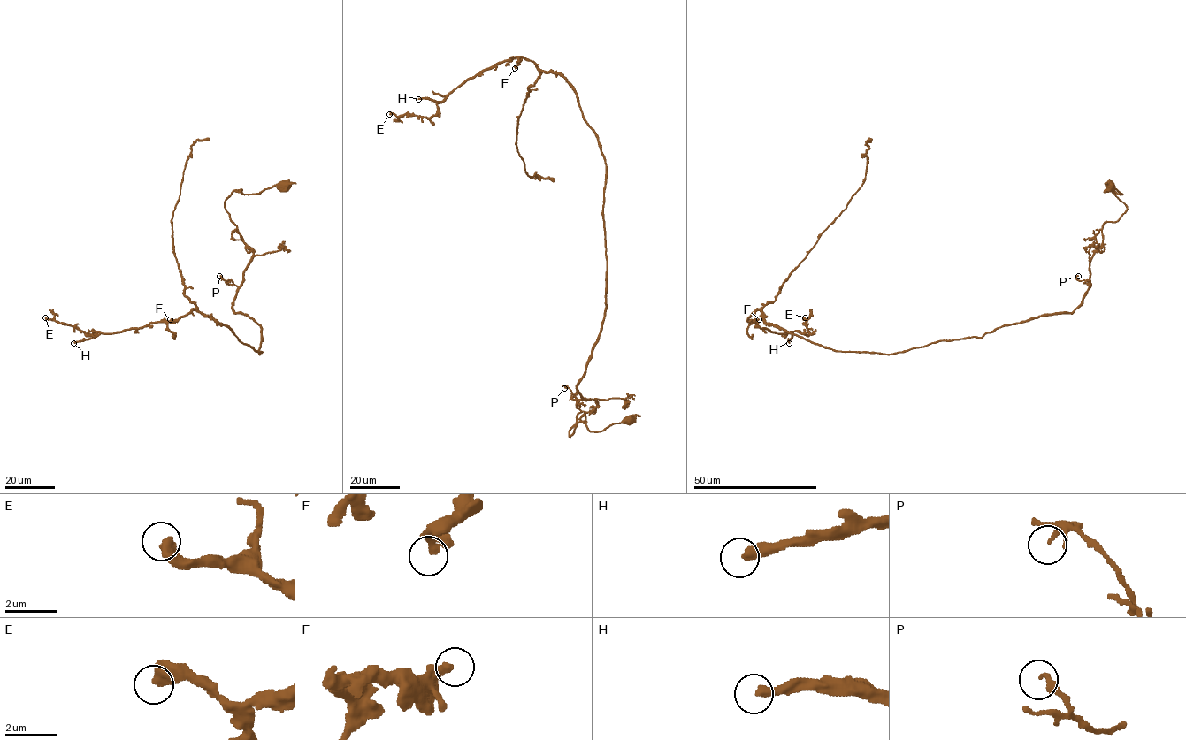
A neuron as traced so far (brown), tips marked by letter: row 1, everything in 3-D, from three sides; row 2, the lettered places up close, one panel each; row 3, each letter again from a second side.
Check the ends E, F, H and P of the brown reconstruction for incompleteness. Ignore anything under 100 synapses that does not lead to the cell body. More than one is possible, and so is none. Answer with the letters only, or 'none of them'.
H

